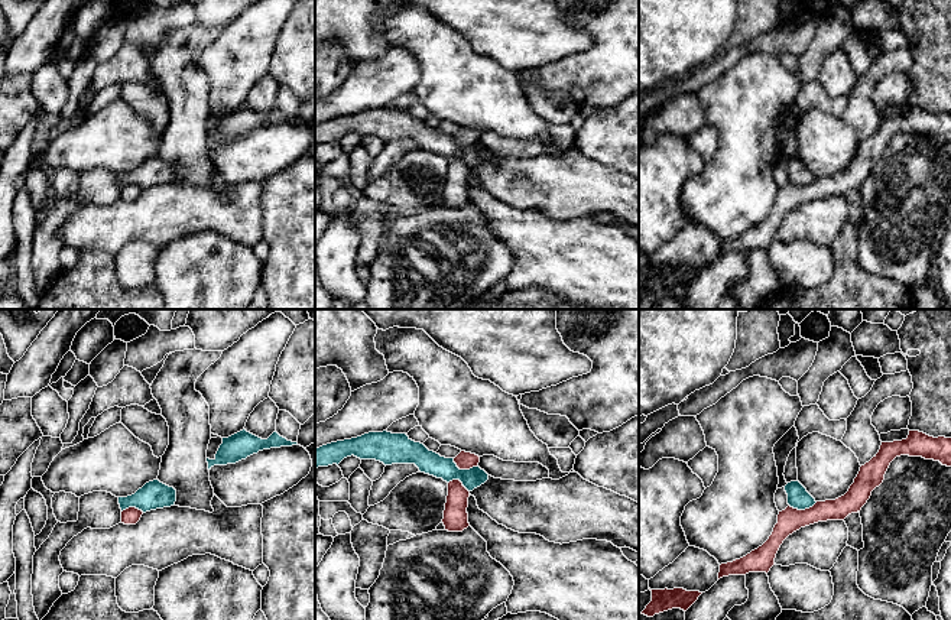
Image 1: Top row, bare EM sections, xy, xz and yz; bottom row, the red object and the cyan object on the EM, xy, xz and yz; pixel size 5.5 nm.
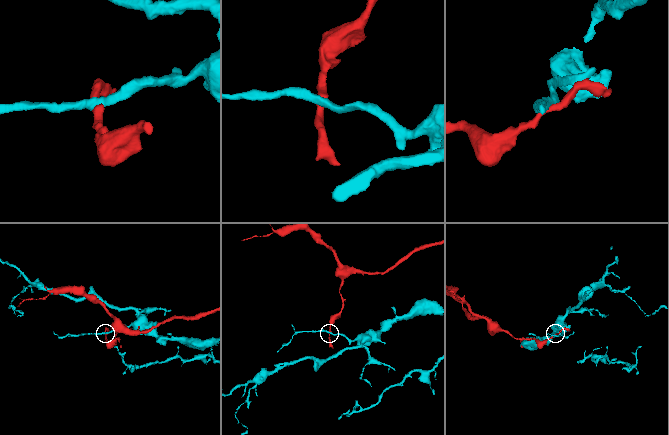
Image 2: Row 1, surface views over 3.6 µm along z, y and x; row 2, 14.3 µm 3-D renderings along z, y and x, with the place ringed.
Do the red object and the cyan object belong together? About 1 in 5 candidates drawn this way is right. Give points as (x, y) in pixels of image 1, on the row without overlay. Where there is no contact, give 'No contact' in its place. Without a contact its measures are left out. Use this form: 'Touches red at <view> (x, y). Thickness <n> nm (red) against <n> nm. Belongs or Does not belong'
Touches red at xz (464, 145). Thickness 100 nm (red) against 130 nm. Does not belong

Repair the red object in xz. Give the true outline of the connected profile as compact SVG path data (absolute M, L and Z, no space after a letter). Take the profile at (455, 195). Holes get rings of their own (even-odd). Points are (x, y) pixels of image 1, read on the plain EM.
M452 156L448 159L448 172L442 195L445 207L462 208L470 202L467 189L468 173L470 168L460 156Z

